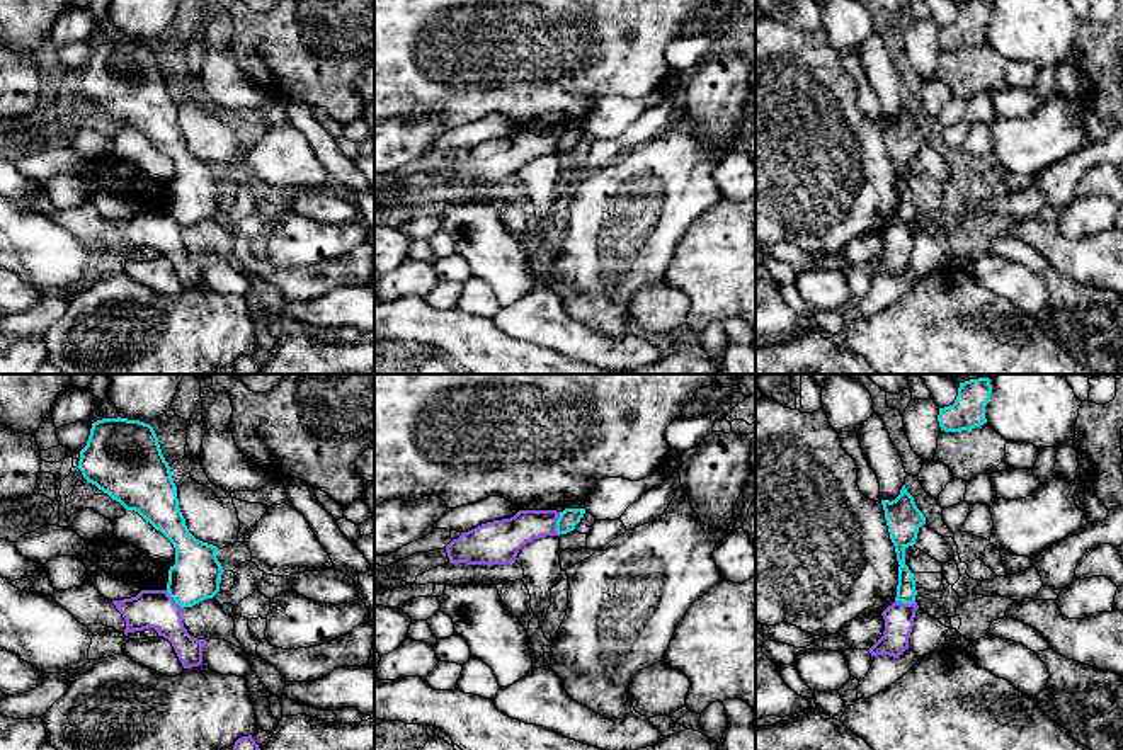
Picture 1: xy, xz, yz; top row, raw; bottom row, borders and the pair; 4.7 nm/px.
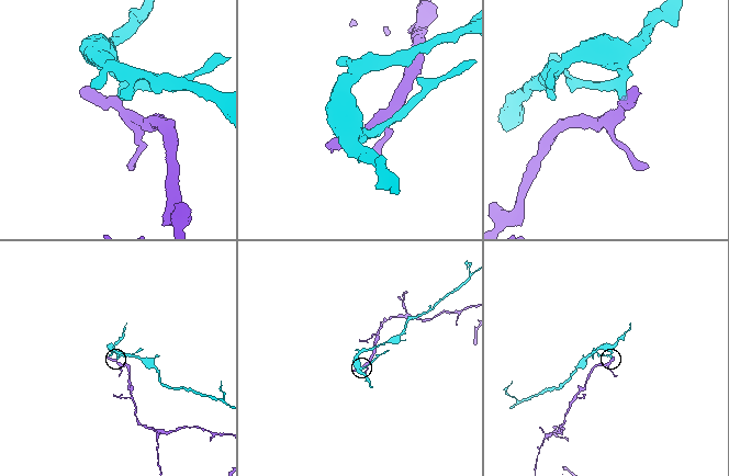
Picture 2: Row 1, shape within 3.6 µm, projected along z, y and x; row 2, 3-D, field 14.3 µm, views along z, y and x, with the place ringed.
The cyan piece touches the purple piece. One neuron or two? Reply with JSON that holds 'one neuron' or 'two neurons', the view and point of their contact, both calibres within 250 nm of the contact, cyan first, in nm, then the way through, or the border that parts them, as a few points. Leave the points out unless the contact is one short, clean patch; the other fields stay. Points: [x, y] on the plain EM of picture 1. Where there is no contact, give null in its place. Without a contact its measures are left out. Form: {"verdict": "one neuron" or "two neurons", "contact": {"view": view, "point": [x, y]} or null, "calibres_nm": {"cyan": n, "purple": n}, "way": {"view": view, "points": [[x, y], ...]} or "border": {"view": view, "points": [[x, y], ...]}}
{"verdict": "two neurons", "contact": {"view": "xz", "point": [557, 143]}, "calibres_nm": {"cyan": 90, "purple": 170}, "border": {"view": "xz", "points": [[560, 131], [557, 153]]}}

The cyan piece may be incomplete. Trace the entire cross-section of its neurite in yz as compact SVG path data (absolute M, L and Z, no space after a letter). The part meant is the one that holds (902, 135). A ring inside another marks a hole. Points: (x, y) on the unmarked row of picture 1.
M905 104L895 119L881 119L881 124L890 158L895 165L897 180L900 184L895 219L902 223L914 223L917 209L914 192L905 184L905 168L915 163L919 146L926 143L926 136L917 128L914 116L907 111Z

